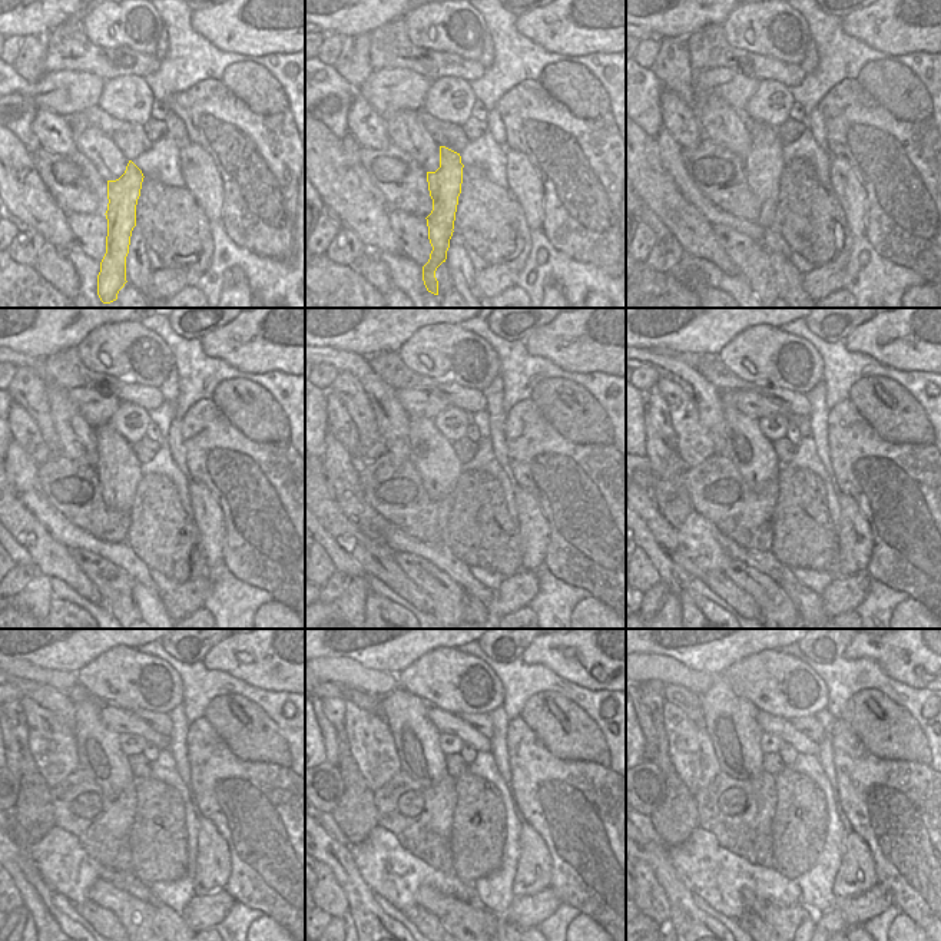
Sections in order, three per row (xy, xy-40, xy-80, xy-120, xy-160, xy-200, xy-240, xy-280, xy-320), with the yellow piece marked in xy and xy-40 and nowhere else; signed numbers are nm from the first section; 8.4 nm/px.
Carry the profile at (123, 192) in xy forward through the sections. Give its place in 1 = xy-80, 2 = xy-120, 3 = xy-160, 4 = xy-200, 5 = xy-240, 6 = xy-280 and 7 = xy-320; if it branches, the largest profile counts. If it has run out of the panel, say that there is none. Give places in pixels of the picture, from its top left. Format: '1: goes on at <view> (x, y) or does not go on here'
1: goes on at xy-80 (764, 165)
2: goes on at xy-120 (119, 470)
3: goes on at xy-160 (430, 451)
4: goes on at xy-200 (749, 450)
5: goes on at xy-240 (99, 752)
6: goes on at xy-280 (417, 741)
7: goes on at xy-320 (731, 722)

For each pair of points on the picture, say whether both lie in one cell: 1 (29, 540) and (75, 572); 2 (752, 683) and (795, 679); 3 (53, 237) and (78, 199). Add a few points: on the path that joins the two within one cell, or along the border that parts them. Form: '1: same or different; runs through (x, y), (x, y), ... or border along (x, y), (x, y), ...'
1: same; runs through (40, 546), (63, 566)
2: same; runs through (762, 679), (785, 679)
3: different; border along (45, 186), (66, 214)

